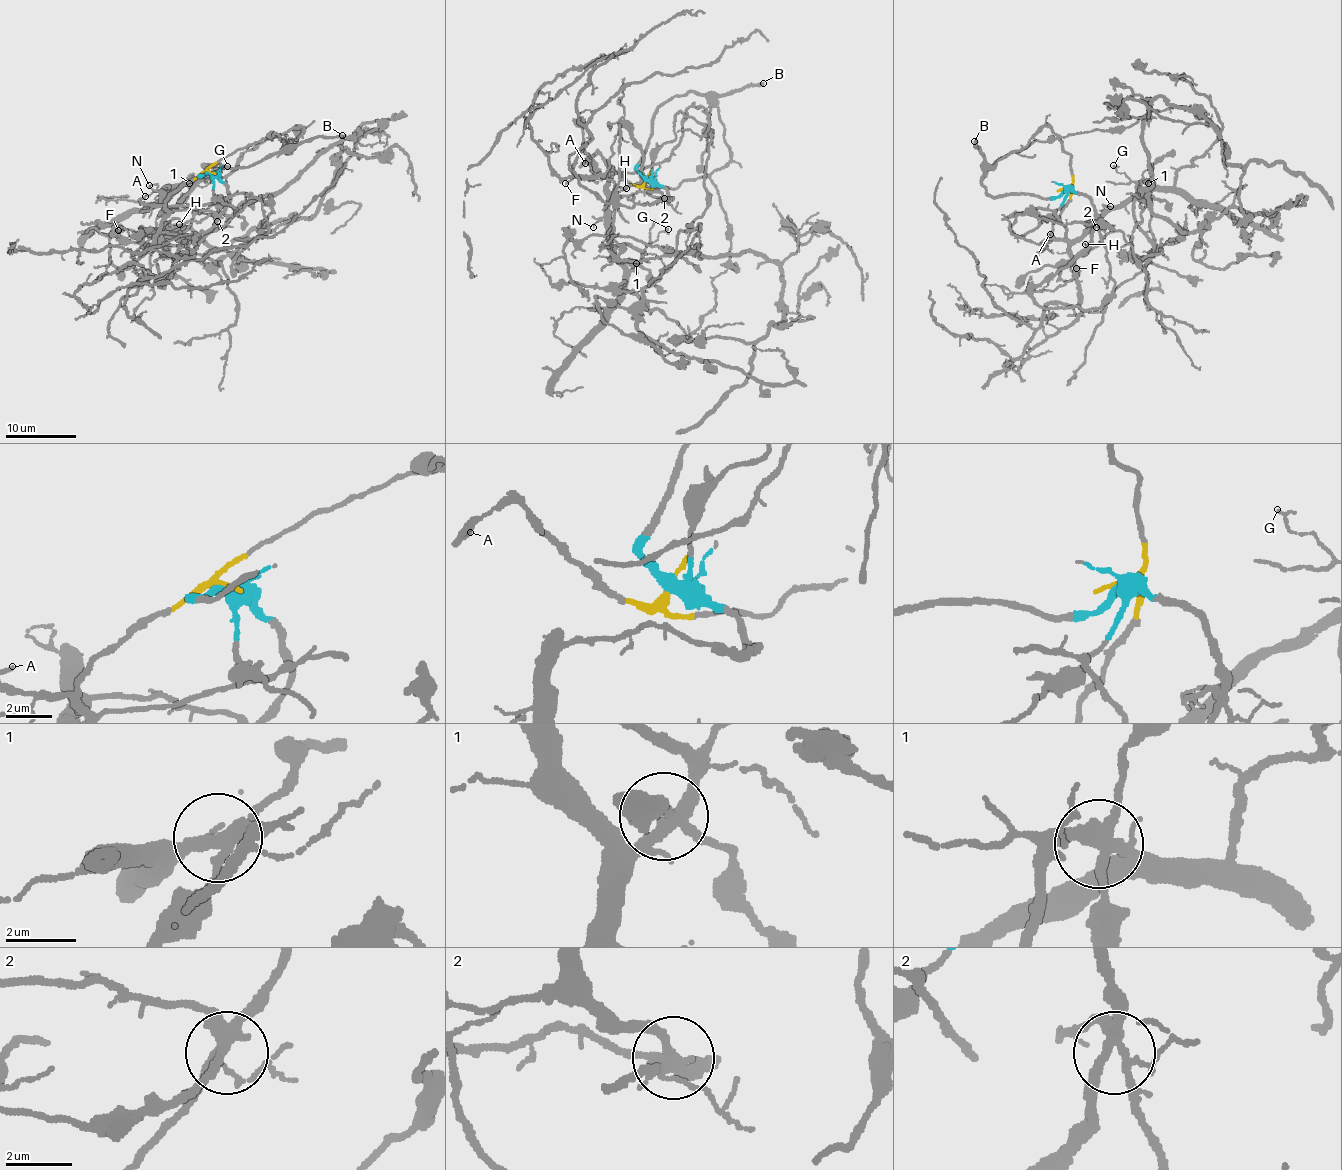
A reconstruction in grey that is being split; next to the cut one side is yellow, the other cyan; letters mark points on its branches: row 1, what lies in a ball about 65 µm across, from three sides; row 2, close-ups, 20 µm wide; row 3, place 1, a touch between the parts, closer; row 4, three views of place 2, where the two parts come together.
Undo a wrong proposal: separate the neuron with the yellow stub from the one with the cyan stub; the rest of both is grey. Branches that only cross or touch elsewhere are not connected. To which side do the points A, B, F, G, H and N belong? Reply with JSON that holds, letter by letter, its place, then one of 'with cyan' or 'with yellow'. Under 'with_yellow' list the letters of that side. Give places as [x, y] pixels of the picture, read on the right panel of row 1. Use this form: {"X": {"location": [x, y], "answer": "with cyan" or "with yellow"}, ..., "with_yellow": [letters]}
{"A": {"location": [1050, 234], "answer": "with yellow"}, "B": {"location": [974, 141], "answer": "with cyan"}, "F": {"location": [1076, 268], "answer": "with yellow"}, "G": {"location": [1113, 165], "answer": "with yellow"}, "H": {"location": [1085, 244], "answer": "with cyan"}, "N": {"location": [1110, 206], "answer": "with yellow"}, "with_yellow": ["A", "F", "G", "N"]}

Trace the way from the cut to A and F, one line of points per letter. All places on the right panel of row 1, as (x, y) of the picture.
A: (1065, 188), (1071, 190), (1069, 203), (1053, 224), (1048, 238), (1043, 240), (1052, 238), (1049, 234)
F: (1065, 188), (1071, 190), (1069, 203), (1052, 234), (1067, 242), (1080, 269), (1073, 273), (1070, 266), (1076, 268)

